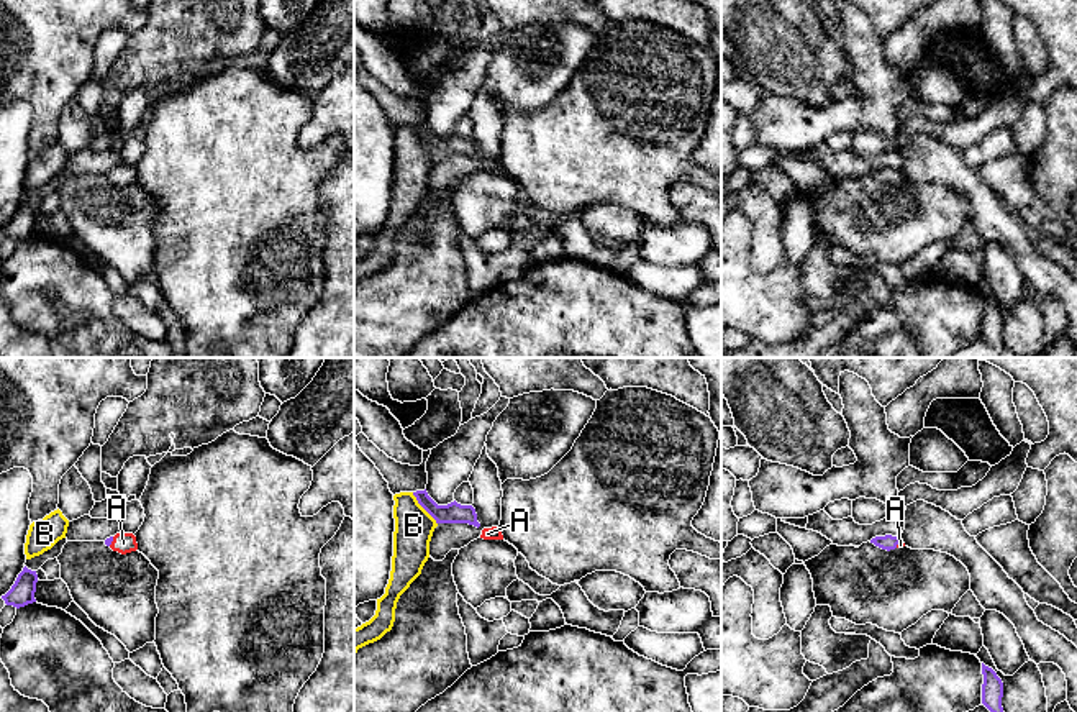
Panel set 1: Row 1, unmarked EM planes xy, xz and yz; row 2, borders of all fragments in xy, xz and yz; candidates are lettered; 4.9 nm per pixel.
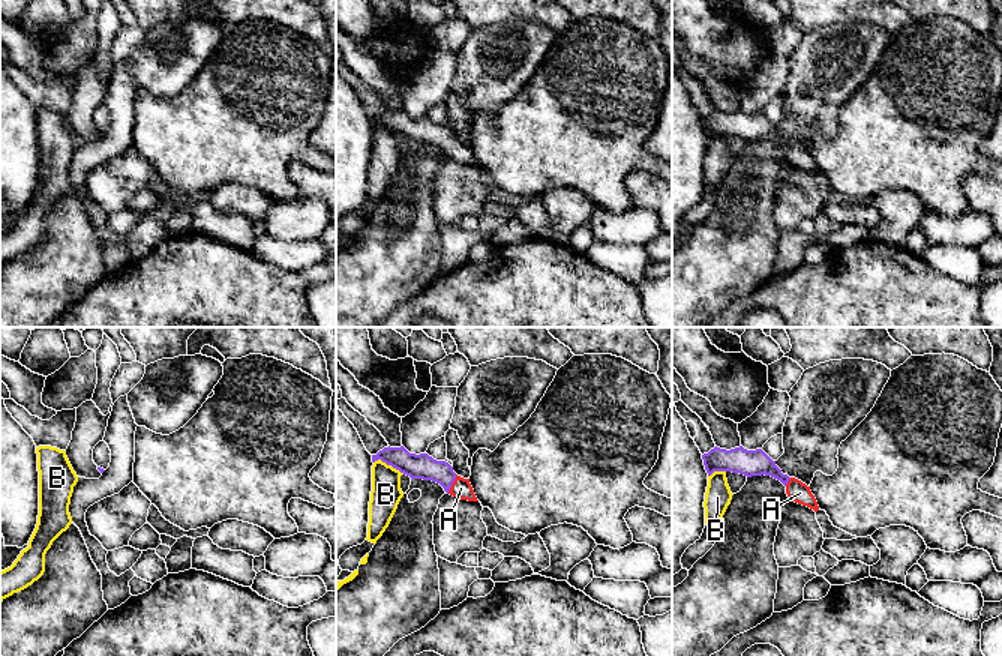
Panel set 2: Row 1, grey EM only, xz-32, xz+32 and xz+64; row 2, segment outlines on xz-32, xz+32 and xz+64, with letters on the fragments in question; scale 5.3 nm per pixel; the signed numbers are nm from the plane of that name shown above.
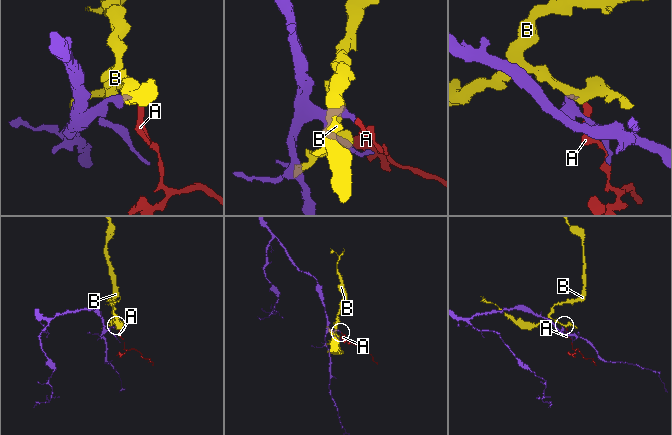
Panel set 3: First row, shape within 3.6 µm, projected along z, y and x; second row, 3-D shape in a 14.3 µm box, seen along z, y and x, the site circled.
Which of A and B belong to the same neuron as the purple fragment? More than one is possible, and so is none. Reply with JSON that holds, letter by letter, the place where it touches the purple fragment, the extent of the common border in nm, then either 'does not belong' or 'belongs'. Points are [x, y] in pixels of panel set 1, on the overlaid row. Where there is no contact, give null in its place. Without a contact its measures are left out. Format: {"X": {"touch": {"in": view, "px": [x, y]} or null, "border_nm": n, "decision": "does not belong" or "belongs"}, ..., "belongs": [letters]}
{"A": {"touch": {"in": "xy", "px": [112, 540]}, "border_nm": 50, "decision": "belongs"}, "B": {"touch": {"in": "xz", "px": [423, 507]}, "border_nm": 200, "decision": "does not belong"}, "belongs": ["A"]}

